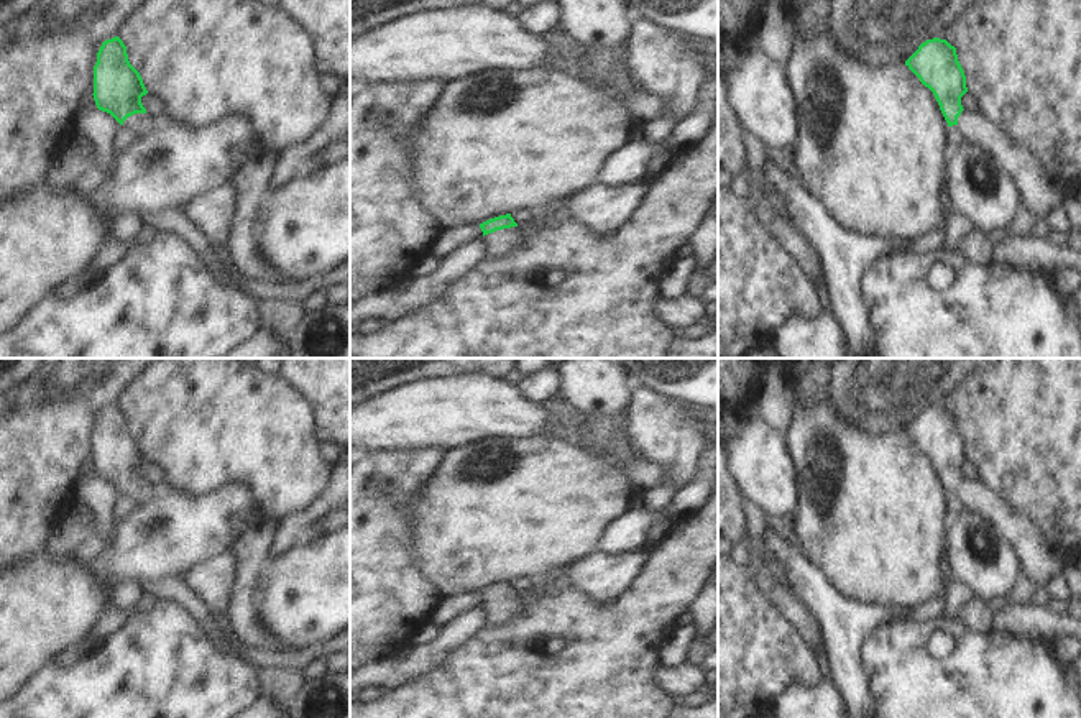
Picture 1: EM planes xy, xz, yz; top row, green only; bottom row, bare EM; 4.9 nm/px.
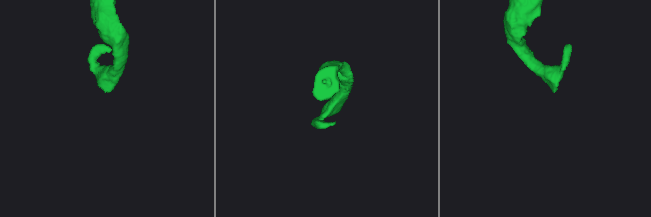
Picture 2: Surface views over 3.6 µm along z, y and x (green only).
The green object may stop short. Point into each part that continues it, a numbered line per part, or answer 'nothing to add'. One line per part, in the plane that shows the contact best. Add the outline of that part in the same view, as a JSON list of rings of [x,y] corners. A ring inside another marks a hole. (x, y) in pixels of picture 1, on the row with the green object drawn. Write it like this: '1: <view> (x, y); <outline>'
1: xz (503, 242); [[[518,227],[496,230],[485,237],[490,240],[488,261],[498,261],[509,256],[518,248],[524,246],[529,238],[529,235],[521,232]]]

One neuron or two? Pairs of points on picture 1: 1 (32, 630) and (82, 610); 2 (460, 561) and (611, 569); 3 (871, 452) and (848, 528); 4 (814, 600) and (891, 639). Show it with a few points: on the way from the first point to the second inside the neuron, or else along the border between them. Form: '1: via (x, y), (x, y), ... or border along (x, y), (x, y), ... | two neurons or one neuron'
1: via (45, 616), (51, 610), (69, 610) | one neuron
2: border along (600, 549), (579, 561) | two neurons
3: via (871, 470), (871, 505), (866, 510) | one neuron
4: border along (899, 618), (881, 625), (864, 641), (861, 667) | two neurons

